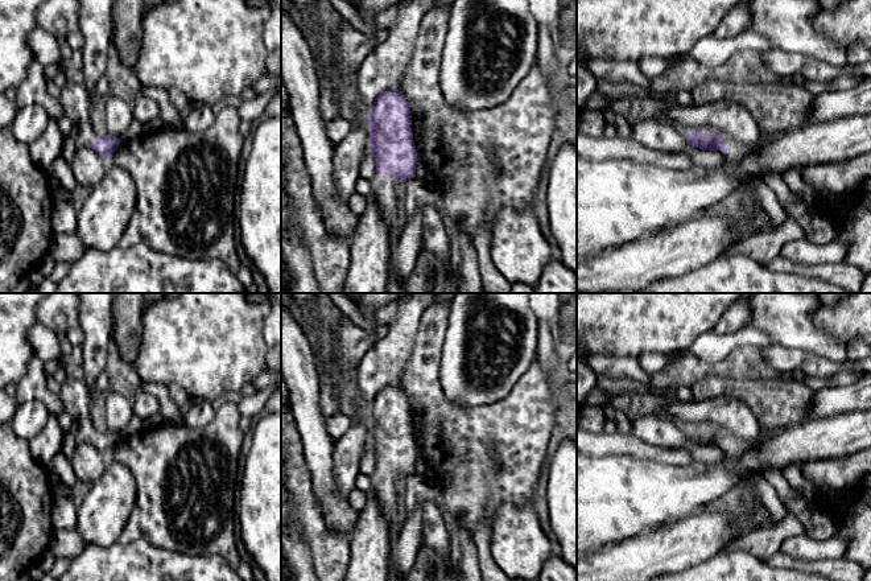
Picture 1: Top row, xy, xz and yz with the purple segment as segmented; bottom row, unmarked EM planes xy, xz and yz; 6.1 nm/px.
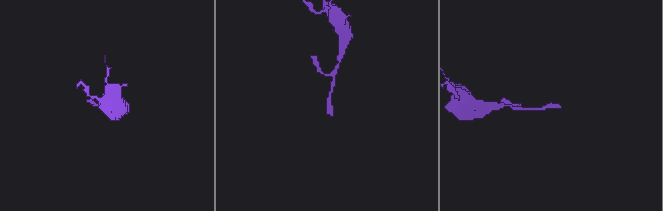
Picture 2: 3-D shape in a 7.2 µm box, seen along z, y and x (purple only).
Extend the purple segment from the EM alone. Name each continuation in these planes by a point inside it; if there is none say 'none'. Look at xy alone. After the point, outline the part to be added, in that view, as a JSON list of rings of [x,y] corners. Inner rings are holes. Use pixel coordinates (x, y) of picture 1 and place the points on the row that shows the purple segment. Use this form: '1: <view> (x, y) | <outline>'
1: xy (75, 101) | [[[67,82],[61,88],[59,103],[63,114],[77,127],[77,148],[90,148],[96,140],[96,133],[91,125],[92,100],[83,85]]]

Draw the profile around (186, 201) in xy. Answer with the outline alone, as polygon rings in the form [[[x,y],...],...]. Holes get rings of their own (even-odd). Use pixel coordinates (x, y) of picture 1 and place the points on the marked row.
[[[234,106],[220,107],[216,111],[214,124],[205,131],[191,132],[183,127],[143,131],[136,137],[121,141],[108,158],[108,164],[129,173],[136,185],[137,199],[119,246],[129,248],[133,244],[144,243],[157,252],[187,260],[216,259],[236,273],[240,268],[240,259],[236,252],[236,180],[243,143],[240,118]]]

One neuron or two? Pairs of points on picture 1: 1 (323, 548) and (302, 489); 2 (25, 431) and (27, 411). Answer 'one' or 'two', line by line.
1: one
2: one

